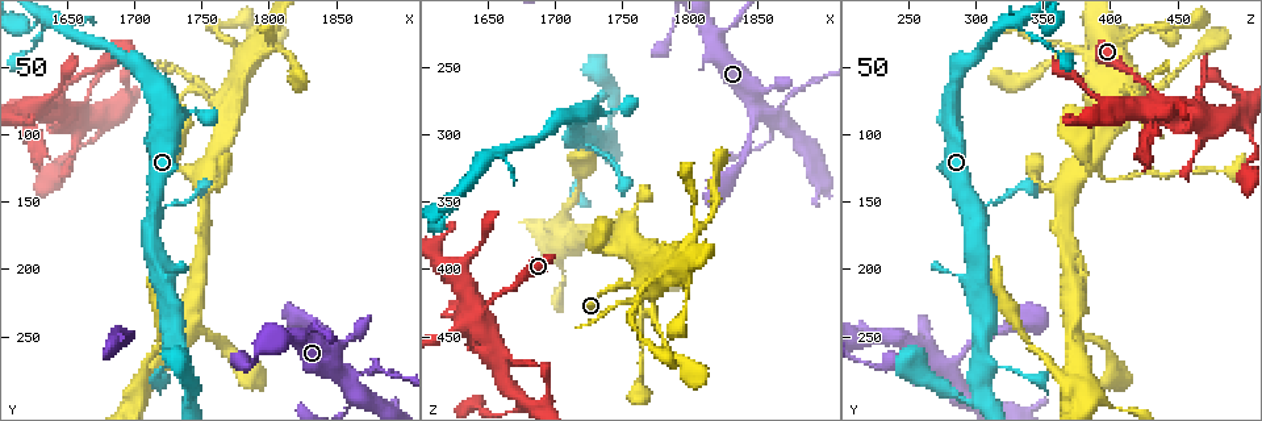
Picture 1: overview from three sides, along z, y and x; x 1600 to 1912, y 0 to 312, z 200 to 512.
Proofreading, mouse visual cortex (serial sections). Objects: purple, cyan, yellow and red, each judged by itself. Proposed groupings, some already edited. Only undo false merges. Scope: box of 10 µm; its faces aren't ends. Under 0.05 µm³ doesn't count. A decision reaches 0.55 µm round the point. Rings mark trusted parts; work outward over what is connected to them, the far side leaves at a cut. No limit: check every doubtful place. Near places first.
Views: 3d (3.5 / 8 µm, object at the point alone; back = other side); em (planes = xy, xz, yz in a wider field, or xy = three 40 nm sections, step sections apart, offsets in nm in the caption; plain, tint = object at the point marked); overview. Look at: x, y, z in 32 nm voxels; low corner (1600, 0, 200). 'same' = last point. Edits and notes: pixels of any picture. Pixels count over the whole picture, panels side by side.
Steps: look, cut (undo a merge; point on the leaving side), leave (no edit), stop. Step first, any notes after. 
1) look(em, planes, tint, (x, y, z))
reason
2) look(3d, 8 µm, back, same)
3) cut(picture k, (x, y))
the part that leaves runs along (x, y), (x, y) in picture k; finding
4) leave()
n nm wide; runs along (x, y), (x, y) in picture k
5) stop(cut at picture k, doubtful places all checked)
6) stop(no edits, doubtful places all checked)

look(3d, 3.5 µm, back, (1806, 36, 372))
thin neck

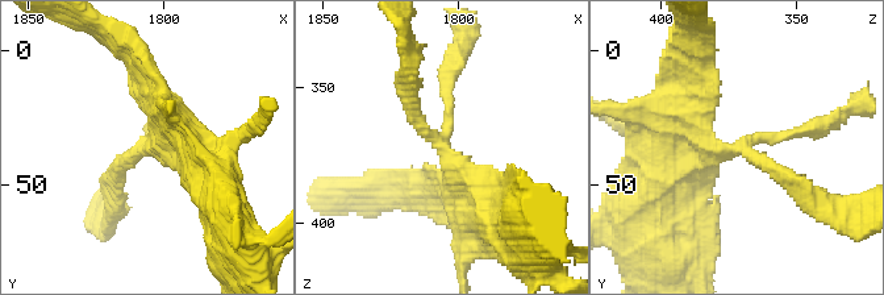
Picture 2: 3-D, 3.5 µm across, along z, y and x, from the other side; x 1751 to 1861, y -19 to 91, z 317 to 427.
look(em, xy, step 2, tint, (1806, 37, 370))
need the tissue

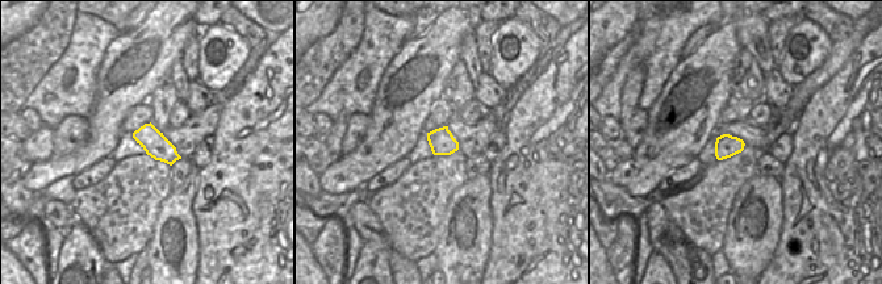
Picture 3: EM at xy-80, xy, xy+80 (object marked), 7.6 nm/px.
leave()
runs along (490, 207), (412, 116), (408, 83) in picture 2; continuous, no second cell

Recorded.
look(3d, 3.5 µm, (1630, 26, 338))
three-way junction

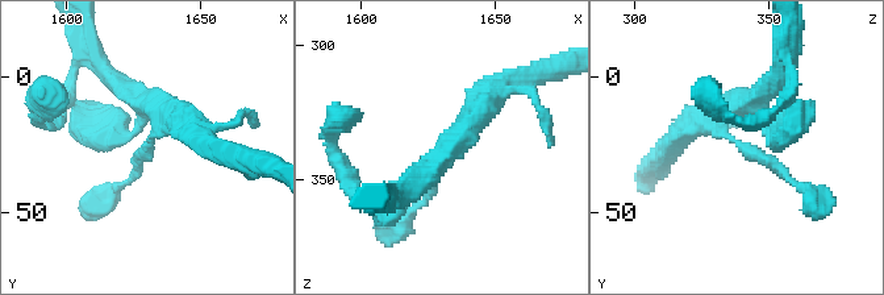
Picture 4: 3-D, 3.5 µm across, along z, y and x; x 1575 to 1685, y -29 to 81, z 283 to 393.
look(em, xy, step 2, tint, (1631, 25, 339))

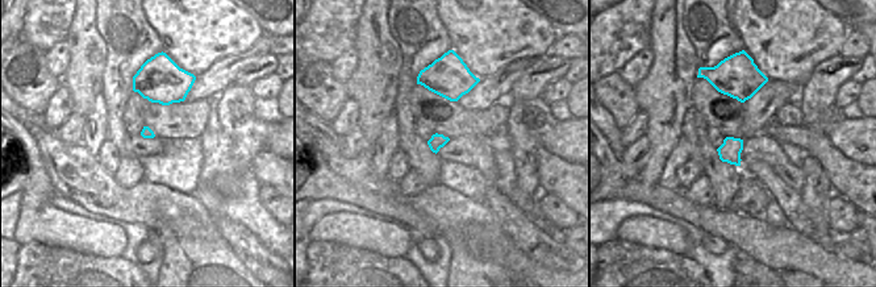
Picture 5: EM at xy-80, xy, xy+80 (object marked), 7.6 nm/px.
look(em, planes, tint, same)

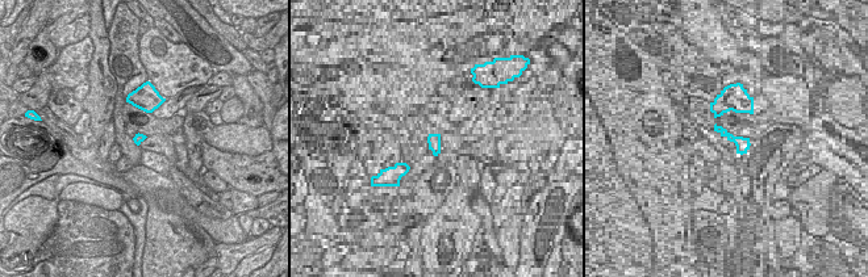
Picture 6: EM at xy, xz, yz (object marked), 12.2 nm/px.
leave()
runs along (484, 107), (411, 211) in picture 4; one cell here

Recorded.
look(3d, 3.5 µm, (1642, 76, 434))
thin arm on a thick one

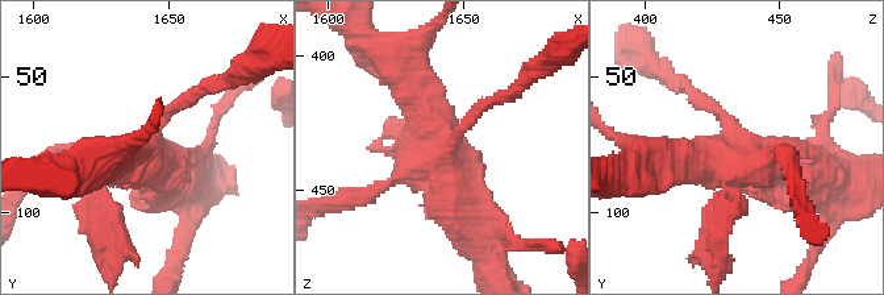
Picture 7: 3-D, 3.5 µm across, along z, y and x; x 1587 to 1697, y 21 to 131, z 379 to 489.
look(em, xy, step 3, tint, (1645, 75, 435))
shape alone is not enough

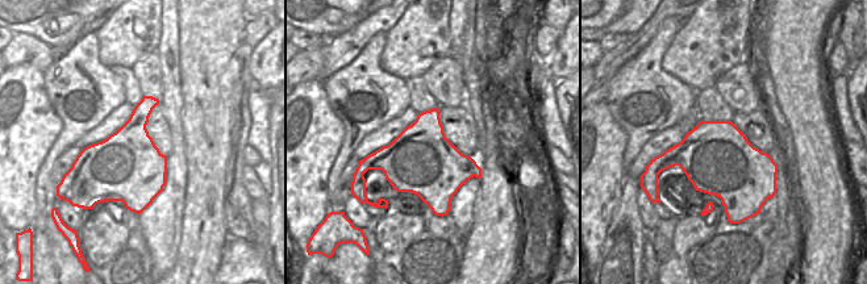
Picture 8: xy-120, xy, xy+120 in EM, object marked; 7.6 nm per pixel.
look(em, xy, step 2, tint, same)

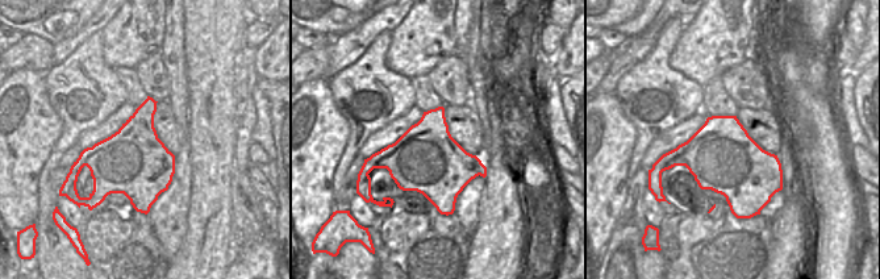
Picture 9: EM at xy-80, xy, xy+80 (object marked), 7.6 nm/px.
leave()
runs along (689, 90), (751, 158), (804, 174) in picture 7; continuous, no second cell

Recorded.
look(3d, 3.5 µm, (1628, 92, 430))
sudden change in width

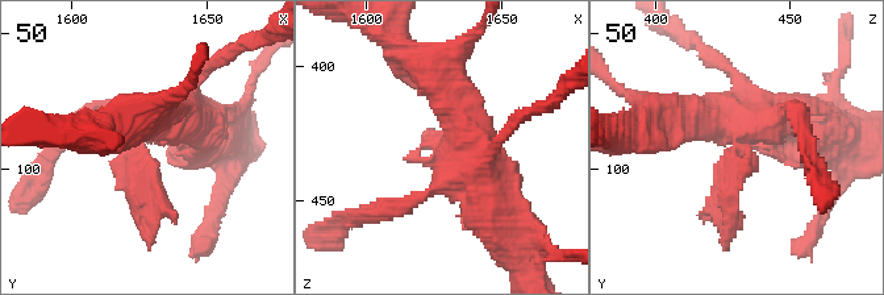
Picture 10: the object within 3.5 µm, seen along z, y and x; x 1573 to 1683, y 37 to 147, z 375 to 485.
look(em, xy, step 2, tint, (1627, 94, 427))

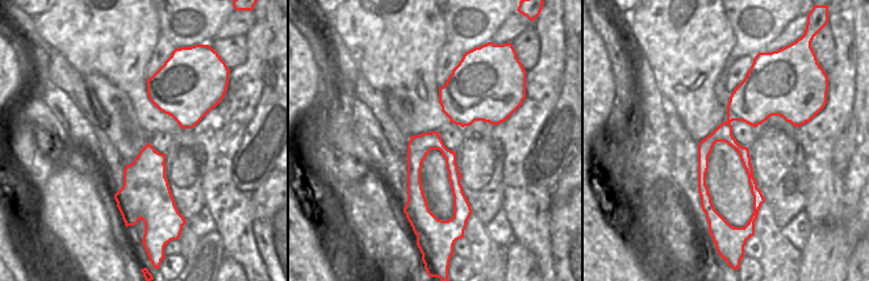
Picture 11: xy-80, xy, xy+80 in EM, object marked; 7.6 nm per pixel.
leave()
runs along (191, 91), (142, 148), (150, 228) in picture 10; continuous, no second cell

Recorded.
stop(no edits, doubtful places all checked)

